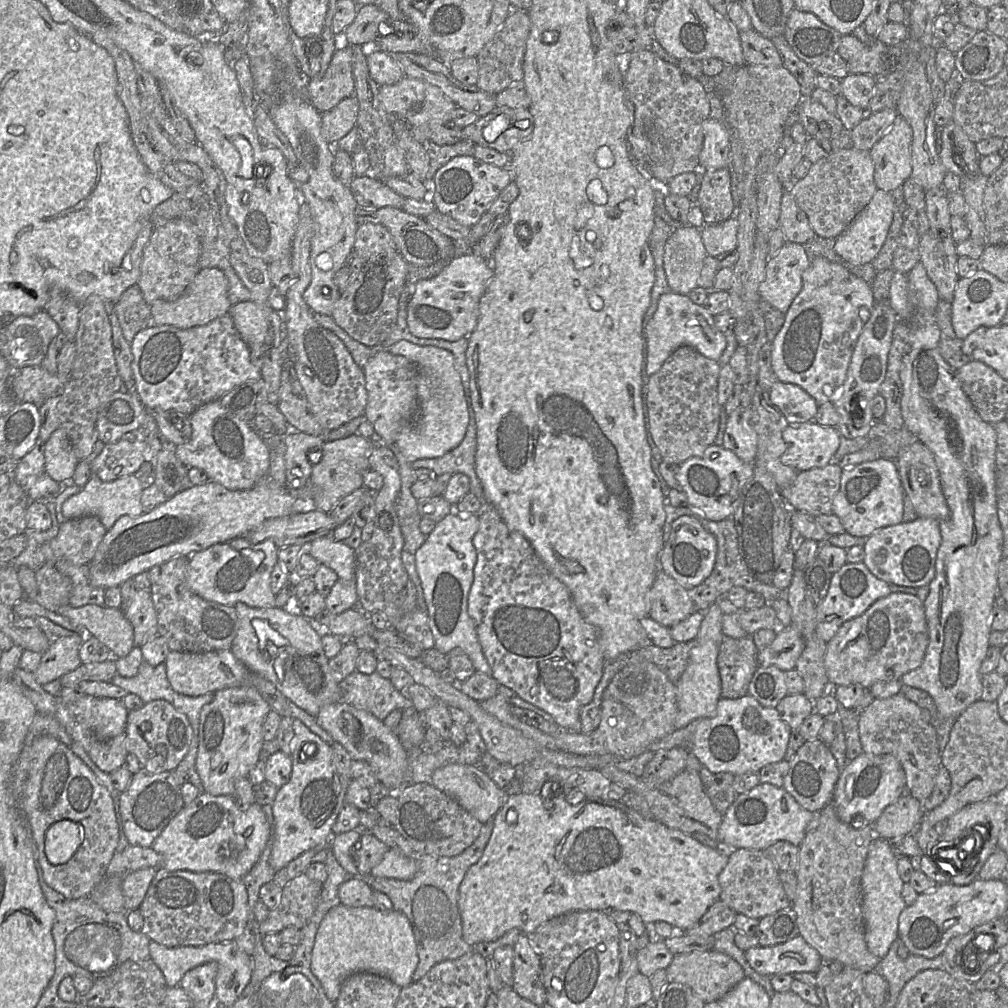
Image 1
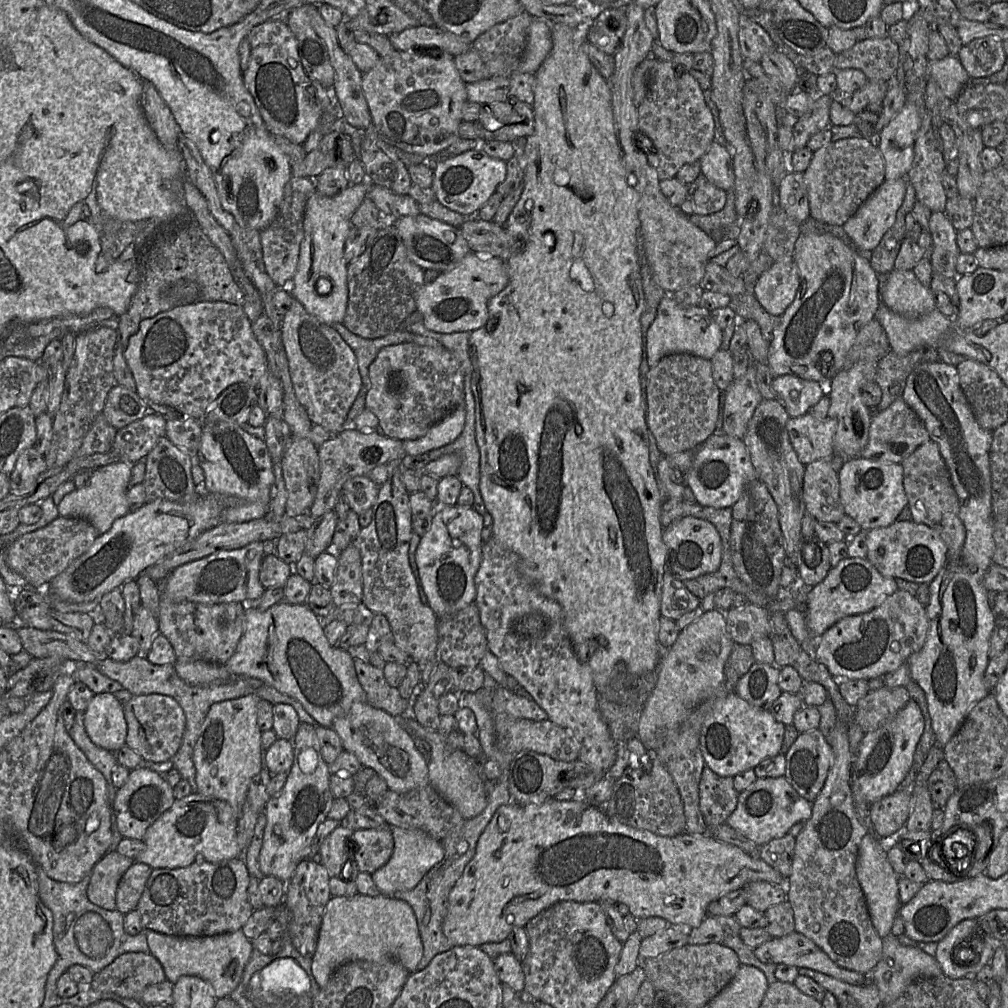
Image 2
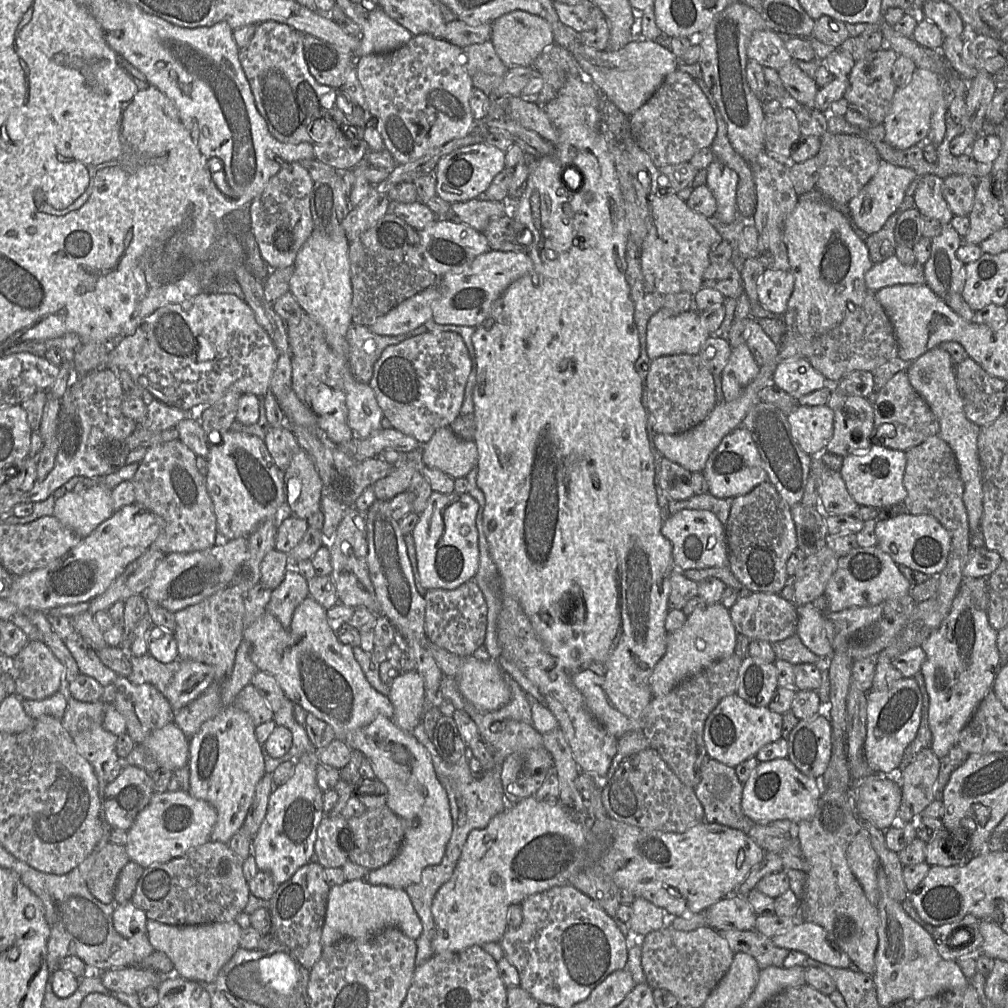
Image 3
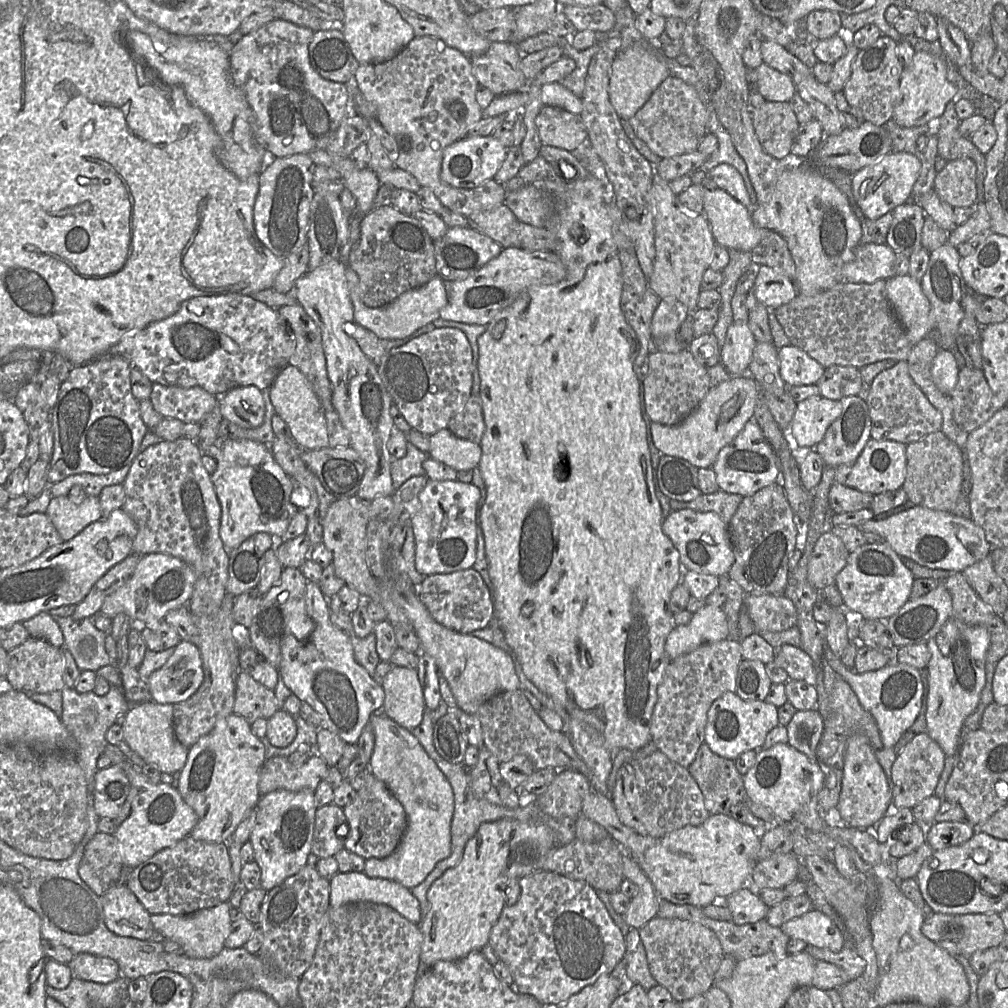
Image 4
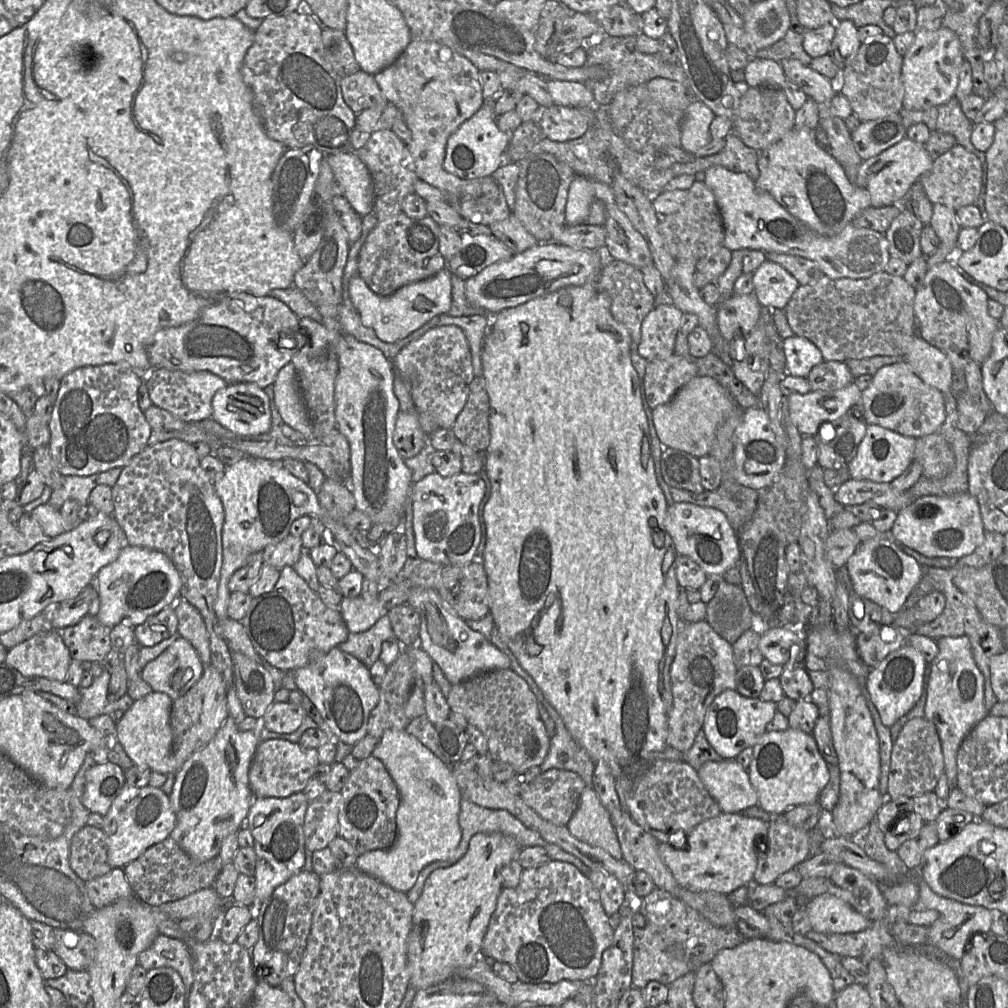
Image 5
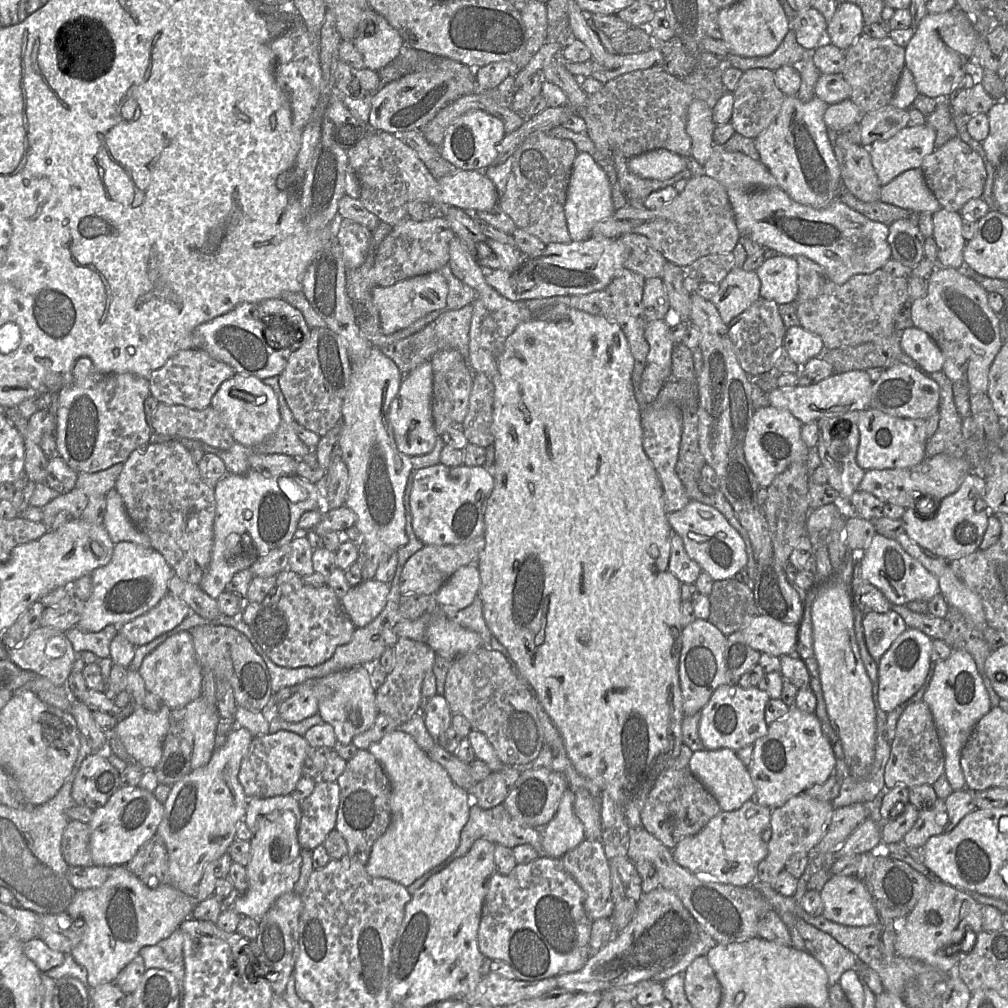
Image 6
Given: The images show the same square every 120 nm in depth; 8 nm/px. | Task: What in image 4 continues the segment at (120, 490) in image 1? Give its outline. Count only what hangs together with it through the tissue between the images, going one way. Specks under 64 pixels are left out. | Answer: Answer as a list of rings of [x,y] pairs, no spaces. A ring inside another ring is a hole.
[[[67,495],[53,497],[45,513],[63,541],[74,538],[104,515],[98,497],[86,496],[80,504],[75,504]]]

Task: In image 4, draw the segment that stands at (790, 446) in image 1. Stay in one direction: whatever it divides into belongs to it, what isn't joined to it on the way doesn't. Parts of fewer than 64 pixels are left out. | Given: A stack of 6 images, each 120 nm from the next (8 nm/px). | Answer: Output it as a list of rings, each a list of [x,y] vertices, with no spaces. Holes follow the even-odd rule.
[[[811,396],[797,403],[790,426],[786,431],[796,449],[815,449],[822,441],[829,426],[842,411],[840,400]]]

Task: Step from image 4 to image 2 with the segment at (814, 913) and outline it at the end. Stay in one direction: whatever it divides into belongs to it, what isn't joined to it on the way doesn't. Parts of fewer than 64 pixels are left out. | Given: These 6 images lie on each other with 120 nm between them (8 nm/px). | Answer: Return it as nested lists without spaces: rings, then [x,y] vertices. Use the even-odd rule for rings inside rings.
[[[796,931],[769,939],[753,953],[763,963],[809,968],[853,985],[867,983],[870,976],[837,965],[811,939]]]

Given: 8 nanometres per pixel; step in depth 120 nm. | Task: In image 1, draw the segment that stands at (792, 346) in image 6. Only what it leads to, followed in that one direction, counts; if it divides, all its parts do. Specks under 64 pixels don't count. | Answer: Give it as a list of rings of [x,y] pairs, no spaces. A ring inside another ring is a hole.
[[[777,381],[769,391],[771,403],[785,416],[788,424],[815,421],[818,404],[801,387]]]

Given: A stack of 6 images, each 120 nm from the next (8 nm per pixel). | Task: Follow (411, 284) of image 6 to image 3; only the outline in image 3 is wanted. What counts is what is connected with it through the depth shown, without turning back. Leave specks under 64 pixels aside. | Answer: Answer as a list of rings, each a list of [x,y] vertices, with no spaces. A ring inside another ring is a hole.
[[[432,285],[401,302],[369,326],[369,329],[379,335],[406,334],[432,319],[432,304],[439,296],[438,285]]]

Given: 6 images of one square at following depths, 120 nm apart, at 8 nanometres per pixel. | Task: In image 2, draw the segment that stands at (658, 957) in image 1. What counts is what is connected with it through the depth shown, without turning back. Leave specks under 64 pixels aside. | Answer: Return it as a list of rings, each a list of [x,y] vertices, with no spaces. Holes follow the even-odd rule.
[[[668,925],[663,931],[642,939],[638,955],[638,967],[642,968],[642,973],[649,959],[687,944],[692,929],[689,926]]]

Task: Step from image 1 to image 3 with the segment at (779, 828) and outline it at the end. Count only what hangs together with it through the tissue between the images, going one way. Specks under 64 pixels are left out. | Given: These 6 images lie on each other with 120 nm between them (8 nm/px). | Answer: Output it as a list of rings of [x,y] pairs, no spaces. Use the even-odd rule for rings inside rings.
[[[787,757],[758,762],[743,785],[741,807],[755,824],[769,825],[781,819],[798,824],[814,817],[823,791],[823,775],[818,778],[806,776]]]

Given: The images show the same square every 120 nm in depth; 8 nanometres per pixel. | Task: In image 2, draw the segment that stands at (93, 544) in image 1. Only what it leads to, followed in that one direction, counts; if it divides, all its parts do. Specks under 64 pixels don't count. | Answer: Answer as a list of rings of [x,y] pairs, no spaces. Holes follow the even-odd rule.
[[[59,516],[46,526],[7,545],[6,561],[11,569],[28,582],[28,587],[48,587],[54,577],[89,550],[98,536],[98,531],[89,521],[79,517]]]

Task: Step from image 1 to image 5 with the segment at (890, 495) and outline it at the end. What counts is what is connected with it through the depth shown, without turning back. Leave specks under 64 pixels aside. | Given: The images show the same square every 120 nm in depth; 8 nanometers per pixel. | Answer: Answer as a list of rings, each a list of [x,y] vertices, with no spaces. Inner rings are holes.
[[[868,425],[865,436],[858,446],[857,454],[849,464],[848,475],[838,474],[834,470],[825,468],[824,482],[833,489],[849,479],[890,483],[899,477],[912,463],[916,441],[917,438],[901,435],[879,425]]]

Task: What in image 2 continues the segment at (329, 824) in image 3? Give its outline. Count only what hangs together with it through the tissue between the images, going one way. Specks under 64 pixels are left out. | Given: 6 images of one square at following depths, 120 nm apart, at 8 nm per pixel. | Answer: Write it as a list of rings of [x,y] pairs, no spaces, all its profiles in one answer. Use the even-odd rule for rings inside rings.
[[[345,825],[337,826],[322,842],[319,848],[319,863],[321,863],[330,877],[355,880],[359,870],[356,862],[350,858],[354,855],[353,845],[347,847],[347,840],[353,835],[351,828]]]

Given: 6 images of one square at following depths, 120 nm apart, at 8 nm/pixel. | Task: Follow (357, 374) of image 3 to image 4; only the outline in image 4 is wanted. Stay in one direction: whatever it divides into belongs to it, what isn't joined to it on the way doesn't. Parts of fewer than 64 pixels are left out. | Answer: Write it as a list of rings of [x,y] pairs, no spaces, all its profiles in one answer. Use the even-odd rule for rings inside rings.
[[[355,322],[346,323],[346,332],[350,334],[358,343],[365,355],[375,364],[378,364],[382,357],[391,349],[406,344],[411,339],[426,334],[434,330],[433,322],[423,325],[414,333],[403,339],[383,339],[378,337],[374,332]]]

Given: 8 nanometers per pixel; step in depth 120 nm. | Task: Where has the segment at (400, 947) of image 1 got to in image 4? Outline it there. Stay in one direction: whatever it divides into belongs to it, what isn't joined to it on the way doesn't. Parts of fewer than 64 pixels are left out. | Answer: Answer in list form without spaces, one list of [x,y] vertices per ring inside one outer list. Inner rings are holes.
[[[364,872],[336,873],[330,880],[330,908],[339,907],[352,902],[385,904],[396,910],[412,923],[419,925],[421,921],[421,912],[417,898],[413,896],[409,888],[403,886],[401,883],[384,878],[372,878],[367,876]]]

